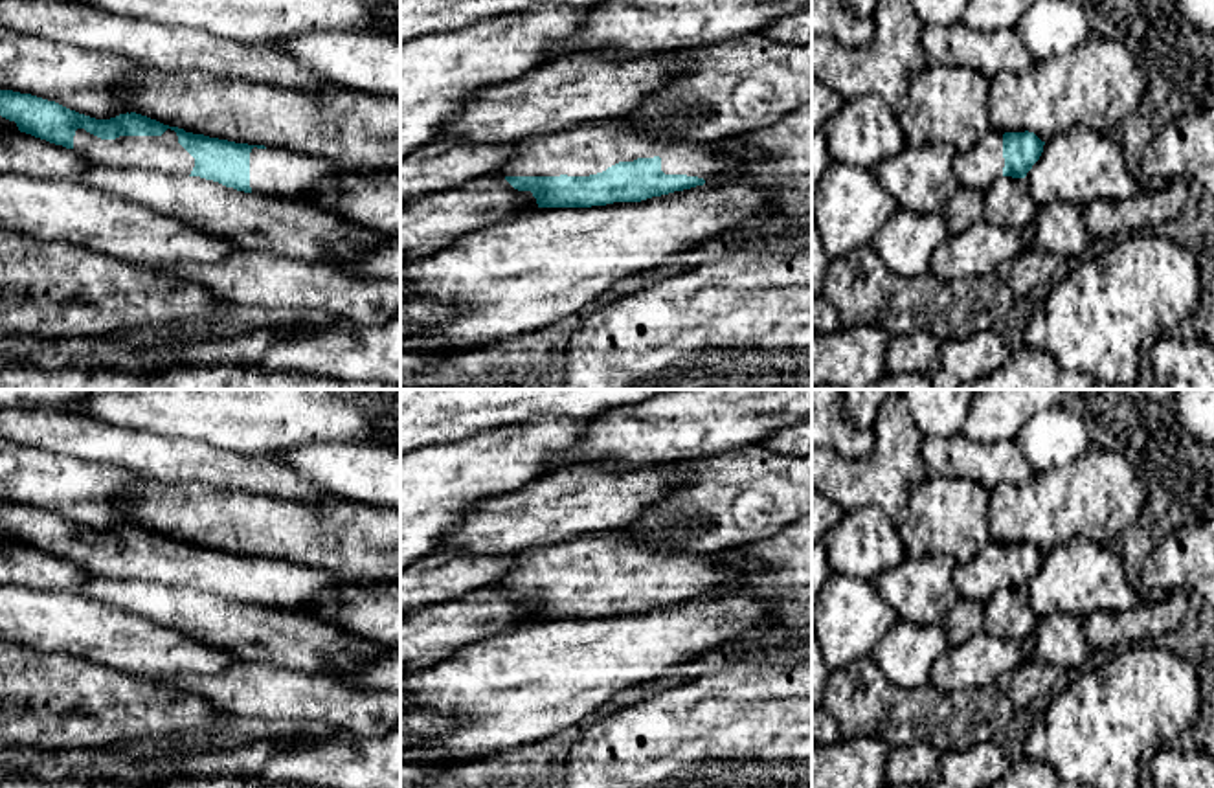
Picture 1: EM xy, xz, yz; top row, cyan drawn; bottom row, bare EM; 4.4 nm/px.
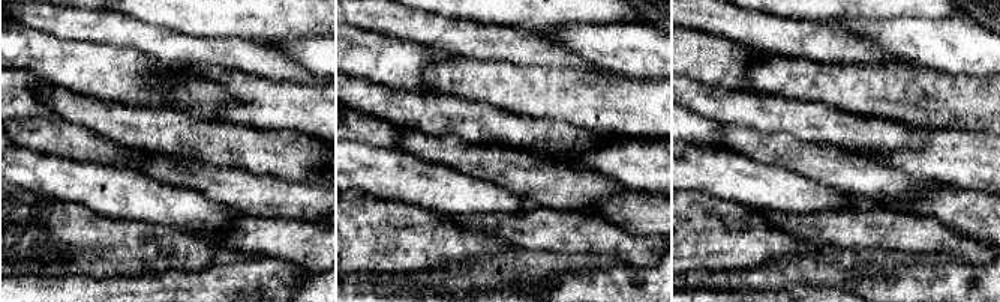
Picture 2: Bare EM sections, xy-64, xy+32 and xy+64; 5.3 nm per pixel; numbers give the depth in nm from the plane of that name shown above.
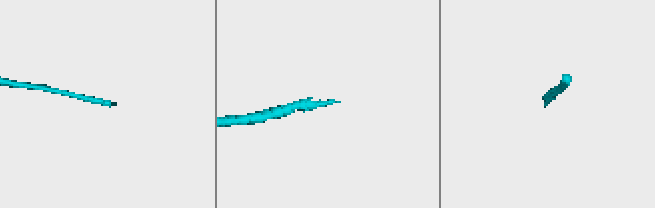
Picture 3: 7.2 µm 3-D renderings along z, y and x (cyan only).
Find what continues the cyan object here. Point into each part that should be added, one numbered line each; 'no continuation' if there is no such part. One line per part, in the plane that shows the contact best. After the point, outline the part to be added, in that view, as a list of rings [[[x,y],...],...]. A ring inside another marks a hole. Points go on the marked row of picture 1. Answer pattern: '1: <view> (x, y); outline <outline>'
1: xz (592, 149); outline [[[604,119],[588,127],[531,136],[514,143],[501,176],[590,176],[619,162],[661,158],[665,174],[687,174],[709,180],[733,173],[757,151],[724,151],[720,143],[691,143],[680,140],[645,138],[619,119]]]

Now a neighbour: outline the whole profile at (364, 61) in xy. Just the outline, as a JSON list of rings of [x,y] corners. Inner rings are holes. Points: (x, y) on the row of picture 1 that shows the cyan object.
[[[318,31],[275,42],[320,83],[364,96],[400,97],[400,37],[384,31]]]

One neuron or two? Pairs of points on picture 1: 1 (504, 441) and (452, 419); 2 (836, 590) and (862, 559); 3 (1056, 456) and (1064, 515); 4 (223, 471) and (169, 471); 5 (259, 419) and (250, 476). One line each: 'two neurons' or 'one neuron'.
1: two neurons
2: two neurons
3: two neurons
4: one neuron
5: two neurons

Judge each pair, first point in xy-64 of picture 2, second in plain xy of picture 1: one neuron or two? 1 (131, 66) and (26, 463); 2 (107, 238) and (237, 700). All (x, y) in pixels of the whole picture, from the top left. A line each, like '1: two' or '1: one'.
1: one
2: two

